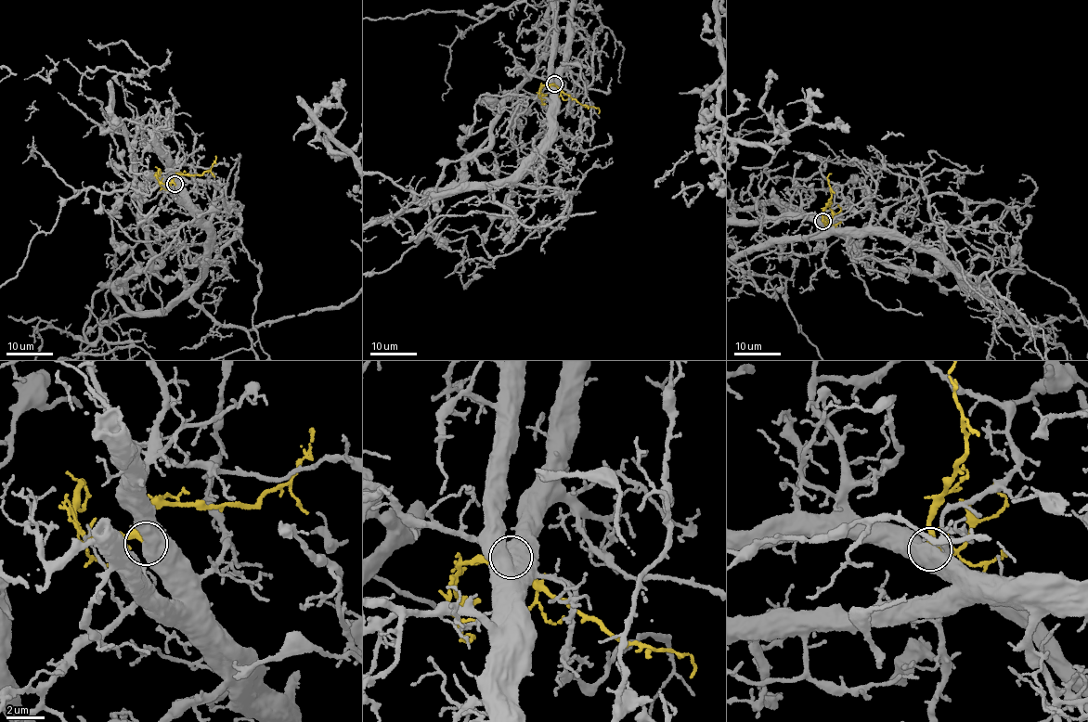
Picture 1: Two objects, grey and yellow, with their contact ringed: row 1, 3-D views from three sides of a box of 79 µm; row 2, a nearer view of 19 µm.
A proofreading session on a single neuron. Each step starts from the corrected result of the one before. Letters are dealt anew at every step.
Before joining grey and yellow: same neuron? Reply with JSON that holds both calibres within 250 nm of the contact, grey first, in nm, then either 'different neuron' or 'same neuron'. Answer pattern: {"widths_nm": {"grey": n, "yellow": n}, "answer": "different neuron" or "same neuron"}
{"widths_nm": {"grey": 700, "yellow": 240}, "answer": "same neuron"}

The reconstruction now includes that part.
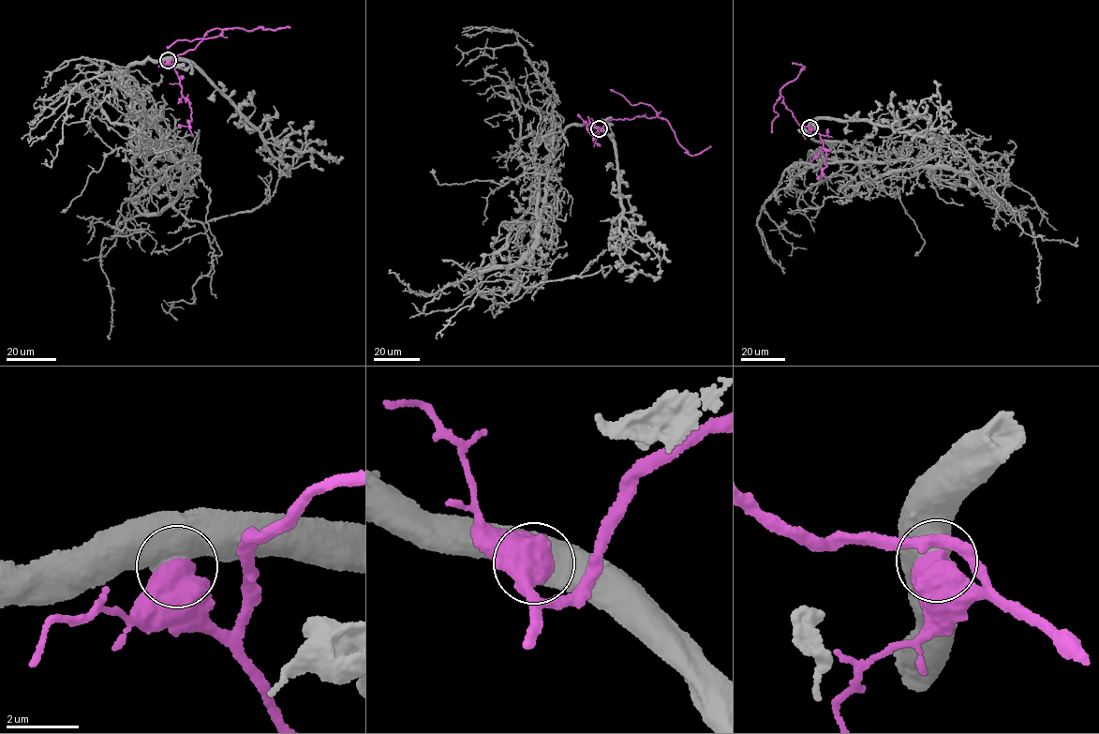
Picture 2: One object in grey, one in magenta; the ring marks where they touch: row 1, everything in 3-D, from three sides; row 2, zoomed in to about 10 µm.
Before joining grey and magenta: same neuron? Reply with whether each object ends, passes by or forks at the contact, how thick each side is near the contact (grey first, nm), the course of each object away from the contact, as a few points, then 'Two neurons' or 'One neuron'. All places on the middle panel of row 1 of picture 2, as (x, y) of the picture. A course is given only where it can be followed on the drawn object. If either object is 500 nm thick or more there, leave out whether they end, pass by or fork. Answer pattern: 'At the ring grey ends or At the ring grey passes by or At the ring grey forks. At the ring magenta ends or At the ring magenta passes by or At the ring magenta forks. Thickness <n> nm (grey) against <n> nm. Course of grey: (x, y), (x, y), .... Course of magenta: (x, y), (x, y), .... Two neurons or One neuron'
Thickness 800 nm (grey) against 850 nm. Course of grey: (598, 128), (570, 126), (552, 150), (536, 248), (507, 268), (519, 281), (514, 289), (478, 292), (437, 338). Course of magenta: (599, 128), (615, 119), (658, 116), (666, 120), (677, 142), (689, 154), (694, 155), (710, 146). Two neurons

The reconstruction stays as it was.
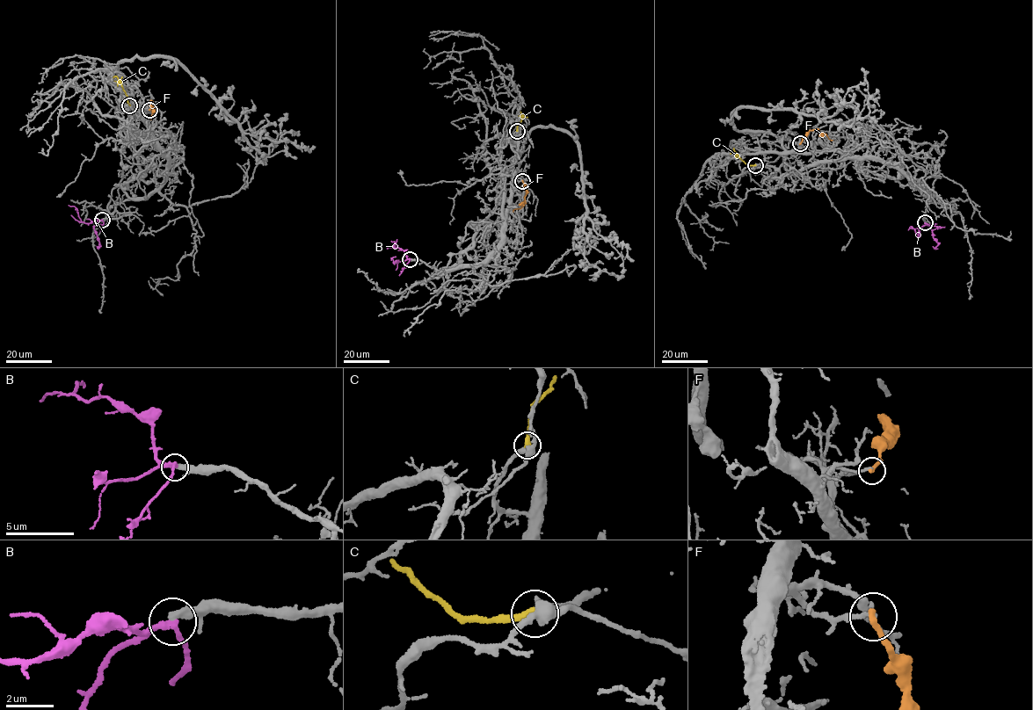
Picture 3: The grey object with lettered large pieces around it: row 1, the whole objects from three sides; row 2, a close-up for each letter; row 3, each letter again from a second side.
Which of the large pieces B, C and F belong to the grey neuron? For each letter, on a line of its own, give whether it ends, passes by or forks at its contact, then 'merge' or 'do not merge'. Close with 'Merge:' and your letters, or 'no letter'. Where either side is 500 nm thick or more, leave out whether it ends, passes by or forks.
B: it passes by | do not merge
C: it ends | do not merge
F: it ends | do not merge
Merge: no letter

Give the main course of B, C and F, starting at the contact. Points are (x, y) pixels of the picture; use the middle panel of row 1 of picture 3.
B: (410, 259), (404, 251), (393, 247), (396, 244), (391, 241)
C: (517, 130), (517, 125), (524, 116), (520, 111)
F: (522, 181), (527, 191), (522, 206), (513, 212)

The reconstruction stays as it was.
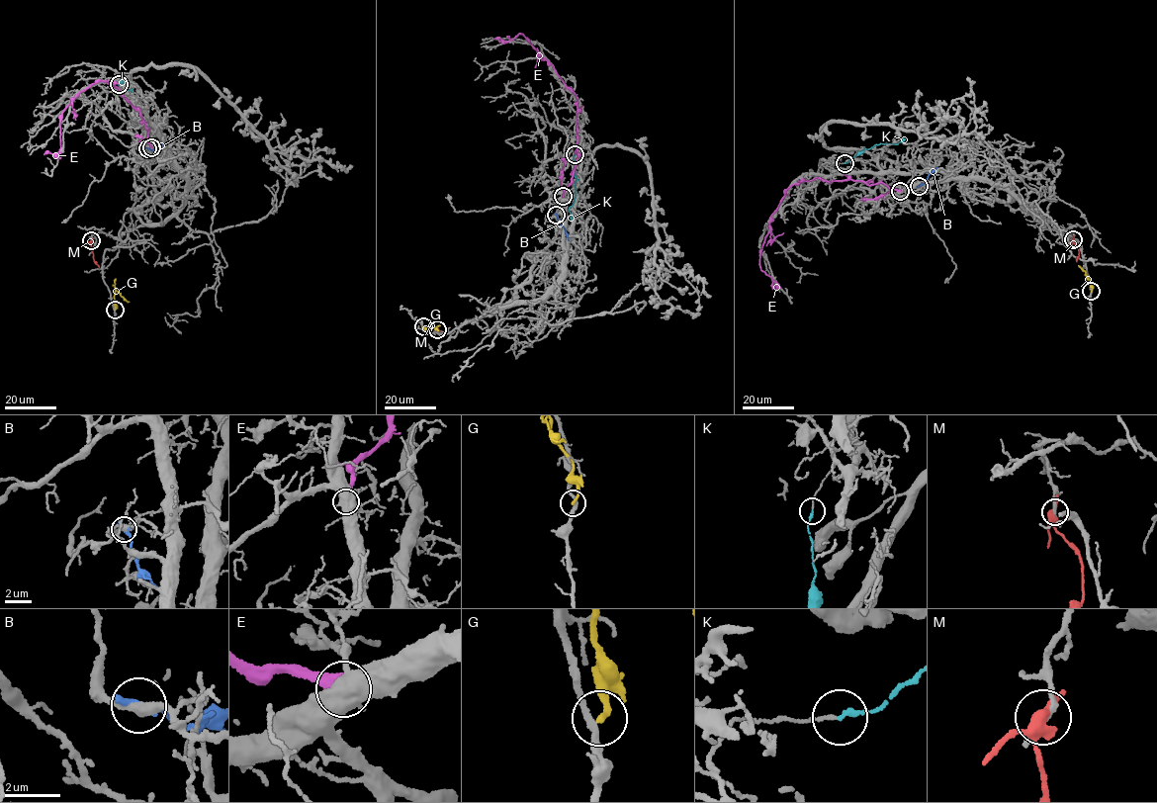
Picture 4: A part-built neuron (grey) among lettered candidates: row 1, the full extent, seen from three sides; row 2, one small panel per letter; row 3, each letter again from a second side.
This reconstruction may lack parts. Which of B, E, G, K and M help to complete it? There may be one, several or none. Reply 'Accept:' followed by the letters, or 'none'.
Accept: K

